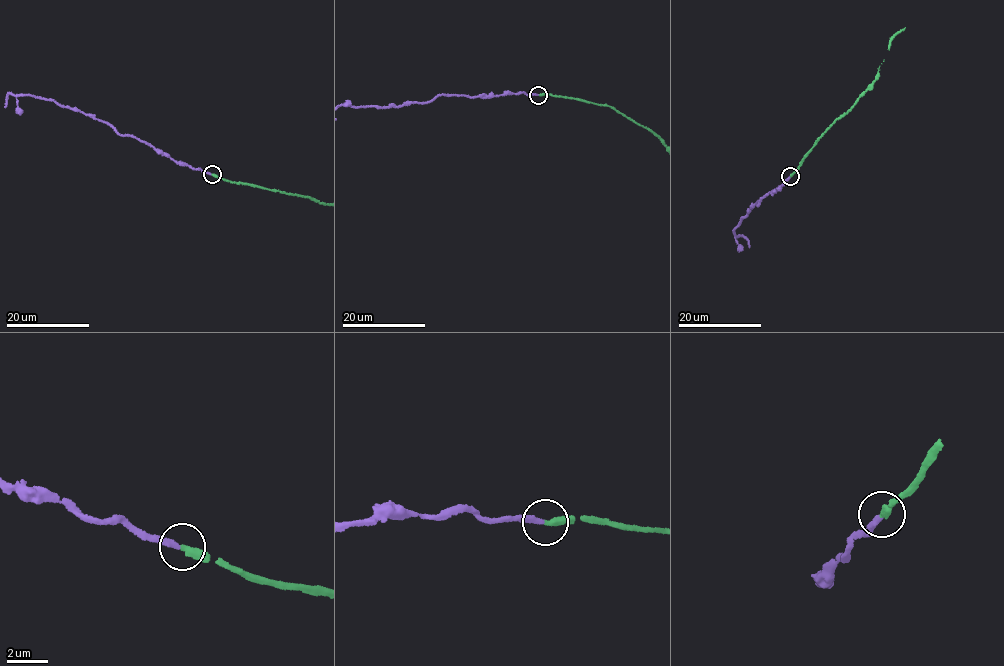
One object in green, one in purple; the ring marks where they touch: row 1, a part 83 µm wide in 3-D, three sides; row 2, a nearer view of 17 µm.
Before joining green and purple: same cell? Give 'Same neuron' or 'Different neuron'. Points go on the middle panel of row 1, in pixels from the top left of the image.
Same neuron

